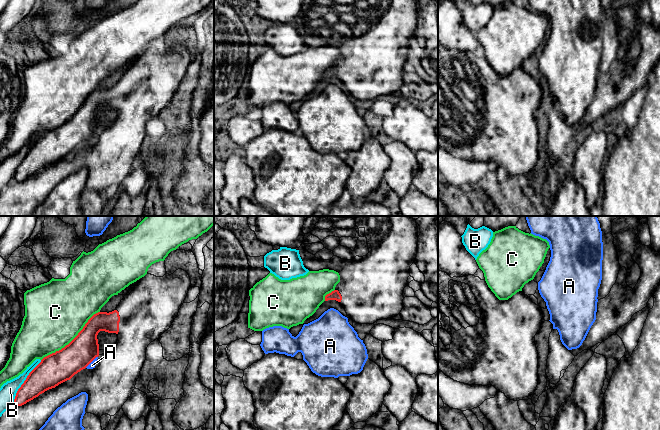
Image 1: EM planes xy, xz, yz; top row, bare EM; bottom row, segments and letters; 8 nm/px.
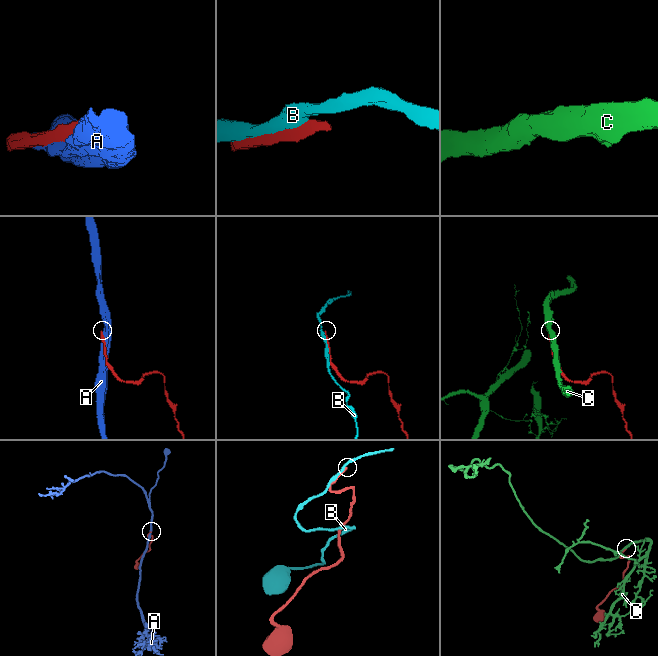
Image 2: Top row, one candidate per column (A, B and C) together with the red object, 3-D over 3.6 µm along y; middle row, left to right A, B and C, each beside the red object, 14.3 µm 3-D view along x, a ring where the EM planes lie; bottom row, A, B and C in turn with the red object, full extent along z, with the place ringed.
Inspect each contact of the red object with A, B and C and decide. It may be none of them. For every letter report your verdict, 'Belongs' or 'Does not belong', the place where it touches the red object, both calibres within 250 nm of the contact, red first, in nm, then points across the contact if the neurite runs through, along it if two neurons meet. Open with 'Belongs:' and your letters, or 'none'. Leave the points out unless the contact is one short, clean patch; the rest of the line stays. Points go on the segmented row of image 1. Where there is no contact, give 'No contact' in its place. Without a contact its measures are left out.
Belongs: none
A: Does not belong. Touches red at xy (91, 361). Thickness 240 nm (red) against 50 nm
B: Does not belong. Touches red at xy (24, 382). Thickness 240 nm (red) against 140 nm
C: Does not belong. Touches red at xy (72, 340). Thickness 240 nm (red) against 480 nm

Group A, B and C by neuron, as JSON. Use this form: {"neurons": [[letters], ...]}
{"neurons": [["A"], ["B", "C"]]}

